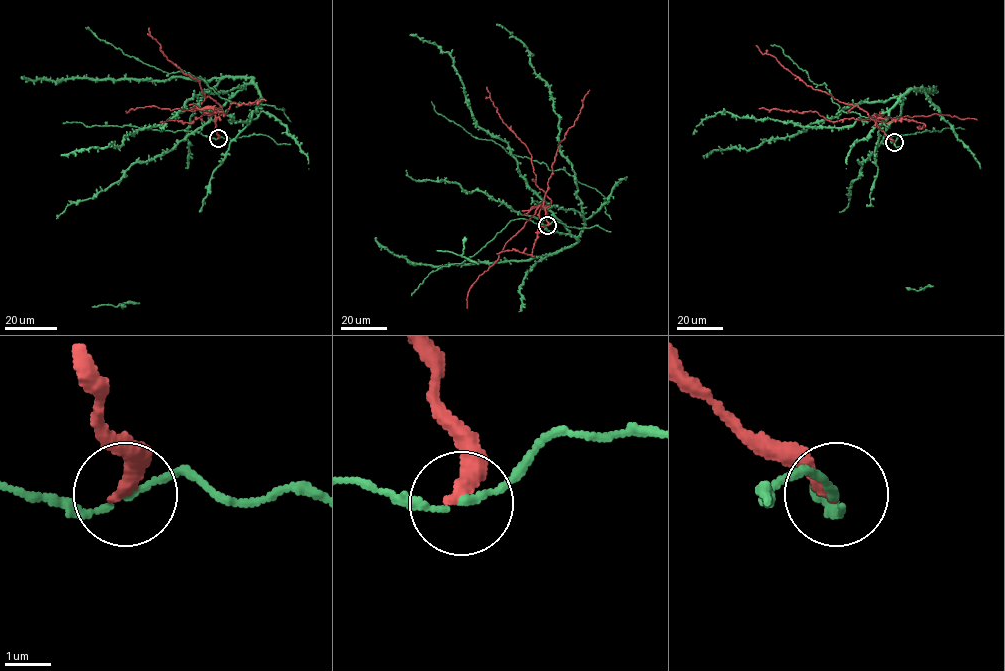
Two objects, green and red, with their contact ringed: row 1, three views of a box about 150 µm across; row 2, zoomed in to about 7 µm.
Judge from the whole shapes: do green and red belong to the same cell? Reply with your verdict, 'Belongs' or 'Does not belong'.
Does not belong

